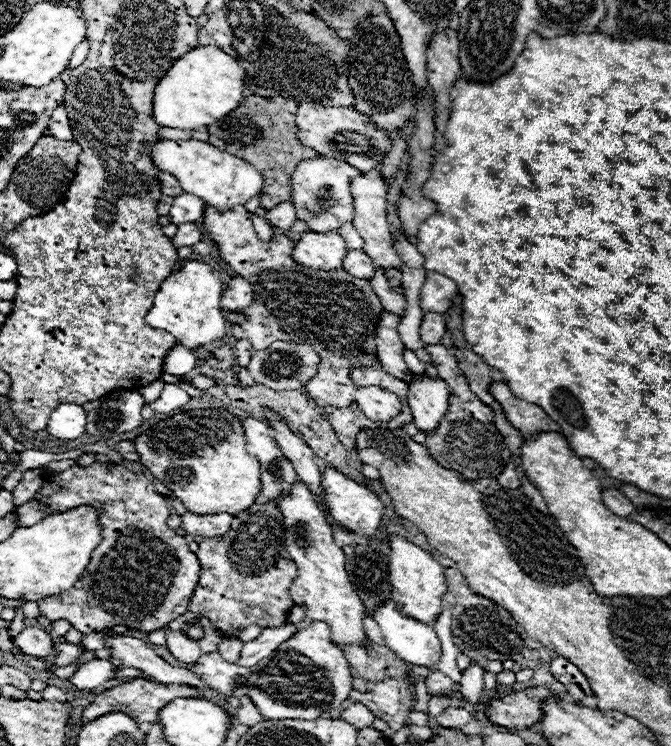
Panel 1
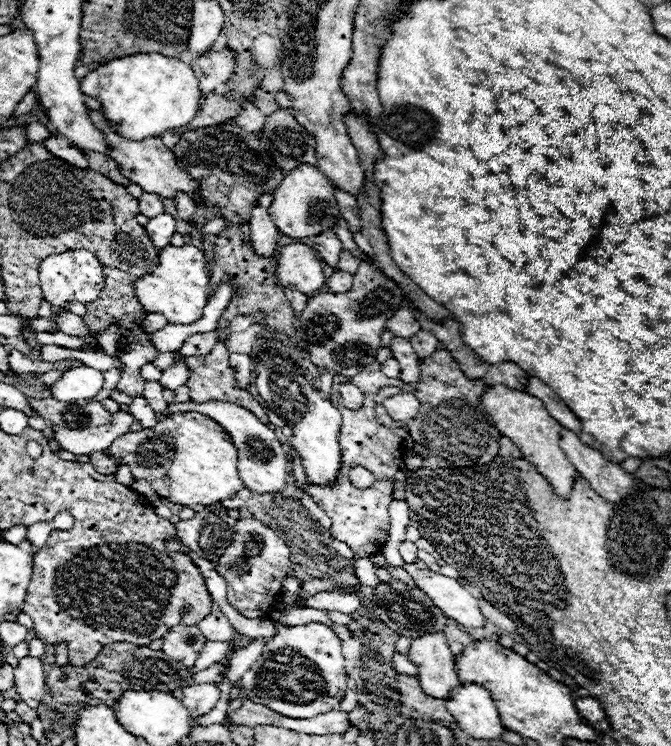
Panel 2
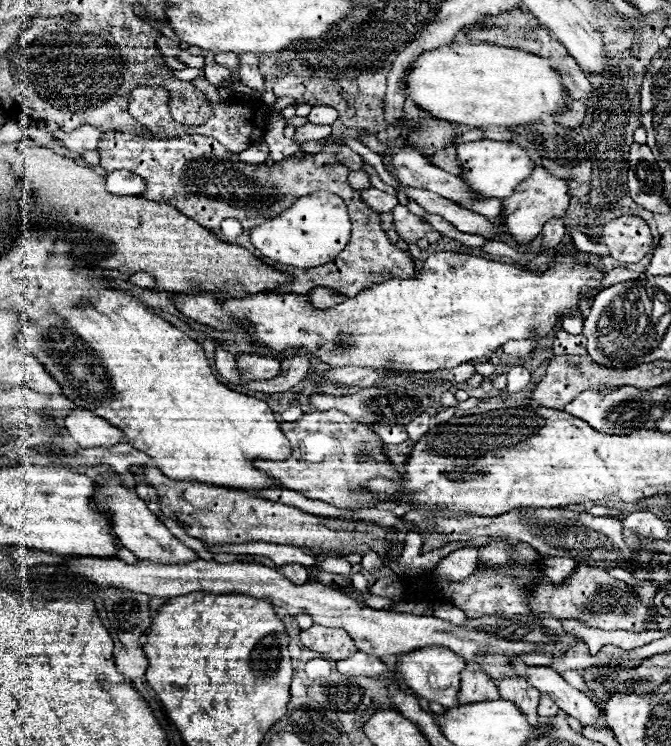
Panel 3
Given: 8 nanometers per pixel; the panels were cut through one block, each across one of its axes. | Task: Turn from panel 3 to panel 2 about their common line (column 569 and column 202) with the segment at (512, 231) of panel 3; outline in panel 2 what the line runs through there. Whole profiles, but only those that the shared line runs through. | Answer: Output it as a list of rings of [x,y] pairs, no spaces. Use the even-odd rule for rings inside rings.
[[[88,112],[90,114],[90,120],[94,122],[94,126],[106,136],[106,140],[110,142],[112,146],[112,154],[110,158],[114,158],[118,164],[120,164],[120,172],[134,184],[142,186],[144,192],[150,192],[150,194],[158,194],[162,198],[168,198],[168,200],[176,200],[176,194],[178,192],[186,192],[194,198],[196,204],[202,204],[204,196],[200,196],[200,184],[198,180],[190,178],[184,170],[178,168],[178,162],[176,162],[176,156],[172,152],[172,148],[166,148],[162,144],[160,138],[146,138],[142,142],[136,142],[136,140],[130,140],[130,138],[124,138],[116,132],[114,124],[110,124],[102,112]]]

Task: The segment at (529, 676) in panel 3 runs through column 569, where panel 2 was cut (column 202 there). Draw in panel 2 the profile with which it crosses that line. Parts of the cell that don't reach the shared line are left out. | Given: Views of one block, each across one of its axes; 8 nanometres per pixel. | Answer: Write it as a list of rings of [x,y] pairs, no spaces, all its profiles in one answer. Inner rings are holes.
[[[212,682],[212,684],[192,684],[192,686],[186,686],[182,690],[184,698],[182,698],[182,704],[190,710],[192,718],[196,716],[202,716],[202,714],[208,714],[218,698],[220,698],[220,690],[218,686]]]

